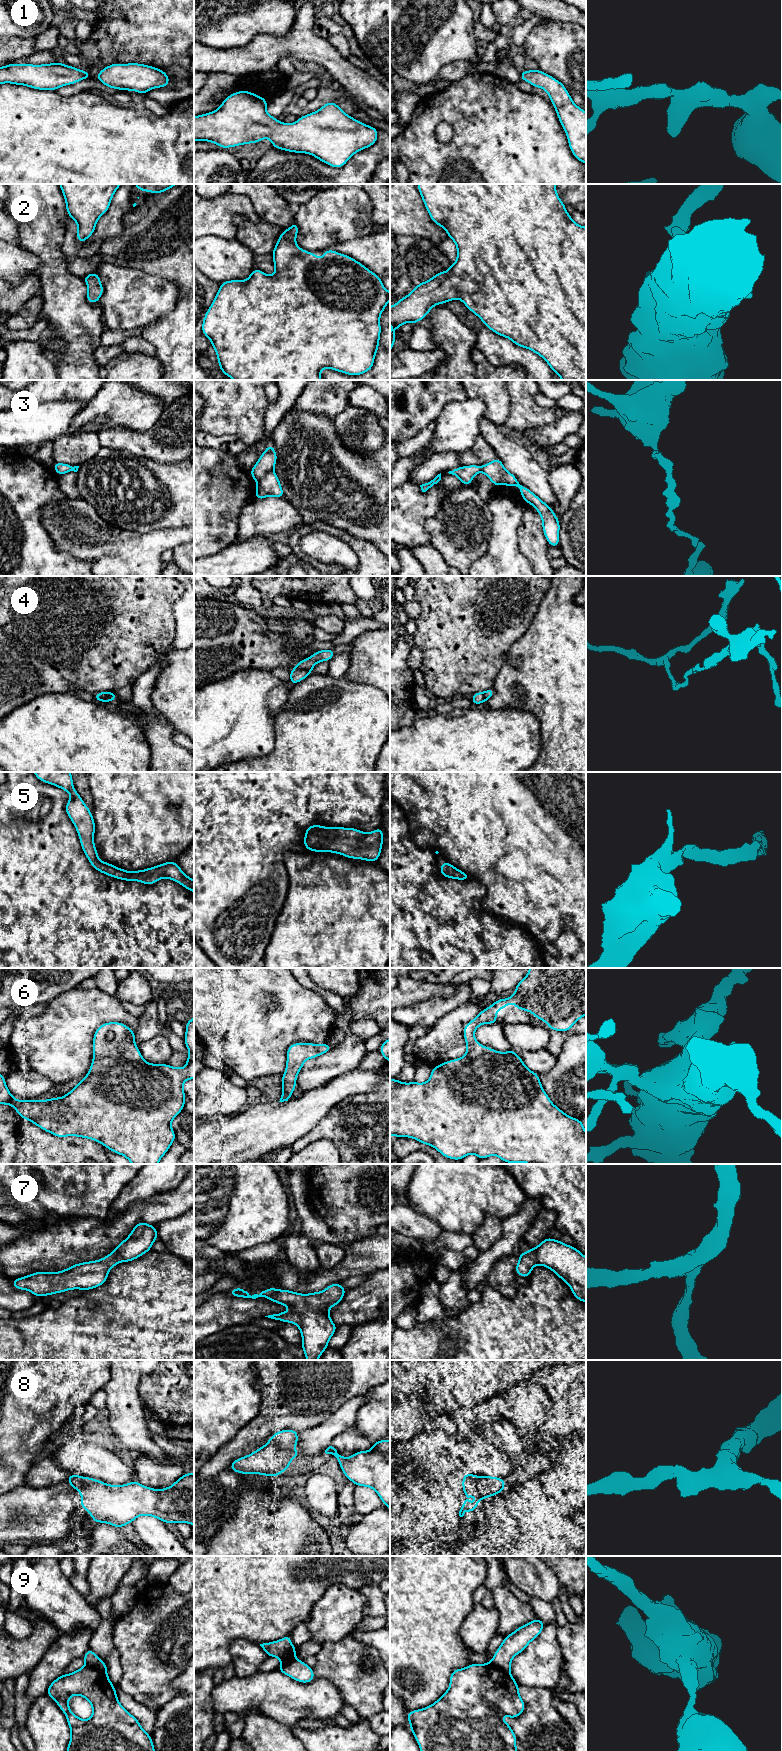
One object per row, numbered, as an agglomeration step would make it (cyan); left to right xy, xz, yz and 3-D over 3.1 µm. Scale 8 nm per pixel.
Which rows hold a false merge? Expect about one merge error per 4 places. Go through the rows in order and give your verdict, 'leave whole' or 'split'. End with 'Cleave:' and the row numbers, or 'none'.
1: leave whole
2: leave whole
3: split
4: split
5: leave whole
6: leave whole
7: leave whole
8: split
9: split
Cleave: 3, 4, 8, 9

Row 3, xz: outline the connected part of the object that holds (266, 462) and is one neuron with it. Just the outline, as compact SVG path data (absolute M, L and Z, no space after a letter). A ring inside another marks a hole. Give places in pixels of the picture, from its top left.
M269 444L250 470L251 477L256 481L260 480L266 473L273 470L276 462L277 453L274 446Z

